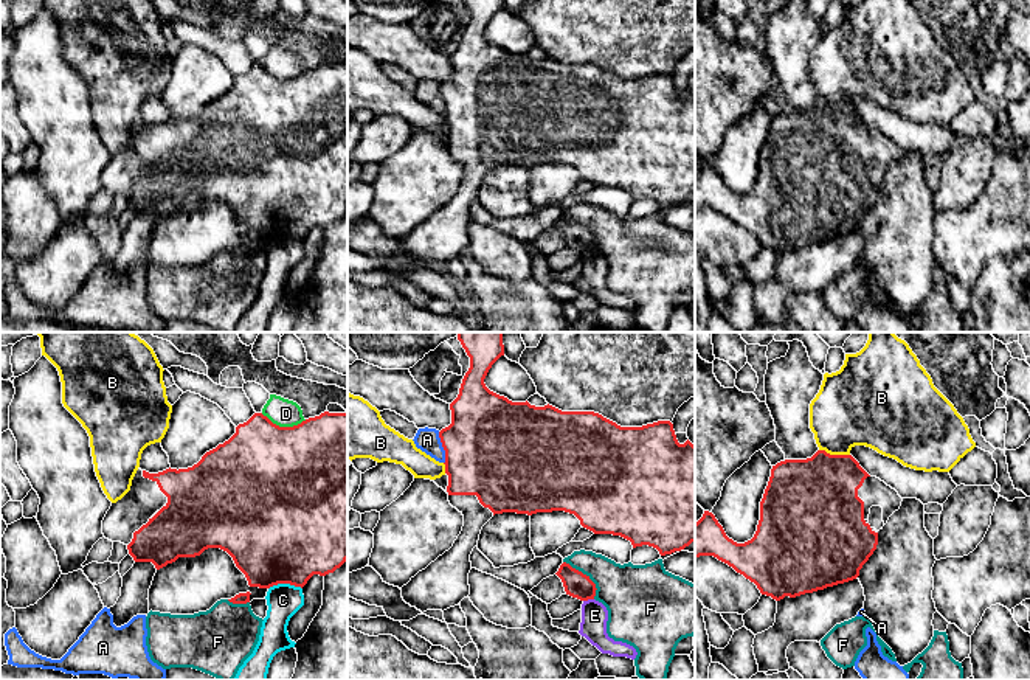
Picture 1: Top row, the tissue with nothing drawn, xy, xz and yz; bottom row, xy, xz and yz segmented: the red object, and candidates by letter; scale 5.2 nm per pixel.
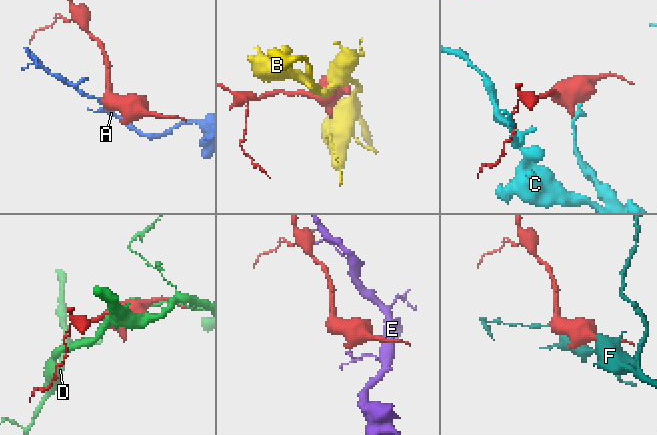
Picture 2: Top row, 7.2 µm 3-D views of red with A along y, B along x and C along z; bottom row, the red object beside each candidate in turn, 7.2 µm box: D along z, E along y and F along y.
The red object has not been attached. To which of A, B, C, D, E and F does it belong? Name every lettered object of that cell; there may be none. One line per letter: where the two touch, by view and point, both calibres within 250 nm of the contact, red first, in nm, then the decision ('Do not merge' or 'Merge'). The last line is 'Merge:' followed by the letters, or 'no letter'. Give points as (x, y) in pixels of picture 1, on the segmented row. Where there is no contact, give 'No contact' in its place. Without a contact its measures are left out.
A: Touches red at xz (442, 446). Thickness 480 nm (red) against 120 nm. Do not merge
B: Touches red at yz (835, 455). Thickness 440 nm (red) against 380 nm. Do not merge
C: Touches red at xy (284, 582). Thickness 500 nm (red) against 170 nm. Do not merge
D: Touches red at xy (284, 427). Thickness 500 nm (red) against 140 nm. Do not merge
E: Touches red at xz (588, 598). Thickness 130 nm (red) against 140 nm. Do not merge
F: Touches red at xz (587, 576). Thickness 130 nm (red) against 300 nm. Do not merge
Merge: no letter

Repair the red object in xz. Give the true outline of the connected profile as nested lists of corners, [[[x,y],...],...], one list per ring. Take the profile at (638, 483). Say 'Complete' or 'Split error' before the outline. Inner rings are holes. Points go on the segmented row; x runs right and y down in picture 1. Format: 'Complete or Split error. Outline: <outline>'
Split error. Outline: [[[458,332],[458,340],[470,357],[458,397],[450,404],[451,424],[439,432],[445,450],[448,501],[464,515],[464,526],[453,546],[403,585],[402,598],[422,613],[447,610],[470,595],[470,554],[478,545],[482,526],[503,512],[537,514],[565,511],[594,534],[620,536],[633,548],[648,545],[661,556],[681,551],[695,542],[695,446],[679,444],[670,421],[642,427],[620,427],[594,411],[562,411],[552,405],[535,407],[512,402],[490,391],[484,379],[492,365],[504,356],[503,332]]]

